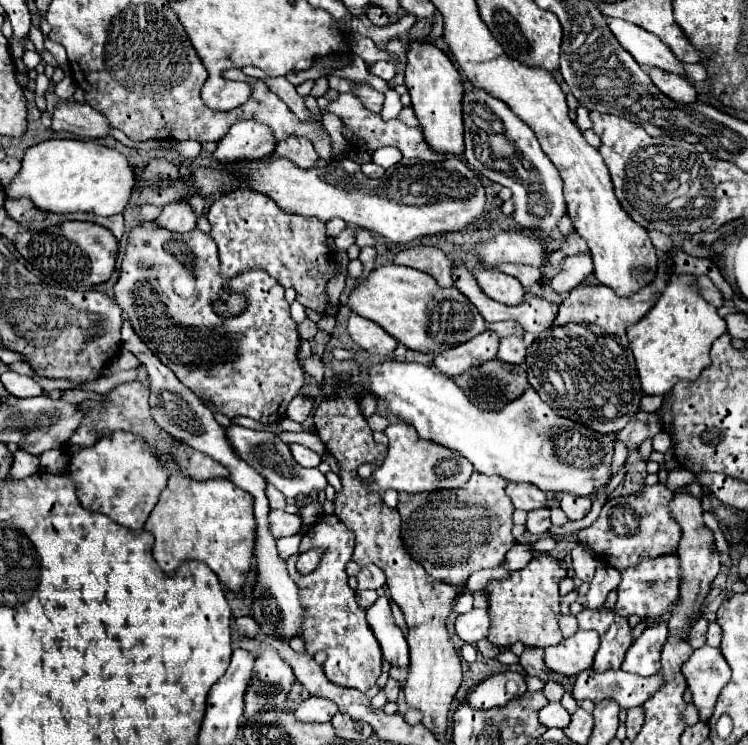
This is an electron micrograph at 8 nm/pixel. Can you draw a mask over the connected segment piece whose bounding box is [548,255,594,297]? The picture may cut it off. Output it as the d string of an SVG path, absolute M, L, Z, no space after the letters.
M574 255L574 257L566 257L562 263L562 269L558 275L554 275L552 279L548 279L548 287L566 297L572 289L576 289L586 275L590 275L594 271L592 265L592 257L590 255Z

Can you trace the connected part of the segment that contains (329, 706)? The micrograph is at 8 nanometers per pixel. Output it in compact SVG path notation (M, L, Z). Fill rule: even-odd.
M310 697L306 701L302 701L296 709L294 715L300 721L312 721L312 723L326 723L334 717L334 713L338 711L336 703L332 703L330 699L324 697Z

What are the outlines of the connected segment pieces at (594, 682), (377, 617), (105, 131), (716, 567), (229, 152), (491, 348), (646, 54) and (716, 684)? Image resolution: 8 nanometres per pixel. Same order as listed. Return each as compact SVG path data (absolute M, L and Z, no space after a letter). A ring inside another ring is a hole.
M588 669L576 677L572 697L576 701L590 699L594 703L612 699L620 707L630 709L644 705L644 701L648 701L660 689L660 685L664 685L662 671L650 677L640 677L634 673L626 673L622 669L604 671L604 673L596 673Z
M378 597L378 601L366 611L366 619L382 647L384 659L394 667L406 669L408 667L408 645L406 645L402 631L392 621L388 599Z
M62 101L56 105L54 115L52 115L52 129L54 131L70 131L78 137L88 137L88 139L100 139L110 135L112 127L100 111L90 107L88 103L70 103Z
M676 493L674 501L672 501L672 517L680 523L684 535L678 543L678 559L680 559L680 567L682 567L682 587L680 587L680 599L678 604L671 612L668 627L670 629L680 629L684 627L684 621L694 617L700 610L702 599L706 597L706 593L710 591L710 583L714 581L714 577L720 571L720 557L718 551L714 549L714 535L712 531L704 525L702 519L702 505L698 499L694 499L688 493Z
M238 121L230 127L224 139L218 141L212 157L220 163L256 161L274 151L276 139L266 125L256 121Z
M488 329L482 335L458 345L458 347L452 347L444 353L434 355L434 367L448 377L462 375L464 371L478 367L480 363L484 363L488 359L494 359L496 351L498 351L498 341L500 341L500 337Z
M606 17L606 23L618 43L644 67L660 67L668 73L678 73L682 75L682 65L672 55L672 51L652 33L644 31L642 27L628 23L624 19L616 17Z
M704 645L700 649L694 649L692 657L682 665L682 673L686 677L688 689L692 691L692 703L698 707L700 721L708 721L710 715L712 715L712 711L714 711L716 699L718 699L722 687L730 681L730 667L728 667L726 659L722 657L720 649L714 649L710 645Z

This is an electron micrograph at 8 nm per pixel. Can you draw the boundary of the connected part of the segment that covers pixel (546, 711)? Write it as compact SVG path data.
M552 701L546 707L542 707L540 713L538 713L538 719L540 719L542 725L546 725L546 727L558 727L558 729L564 729L570 723L568 711L558 701Z

